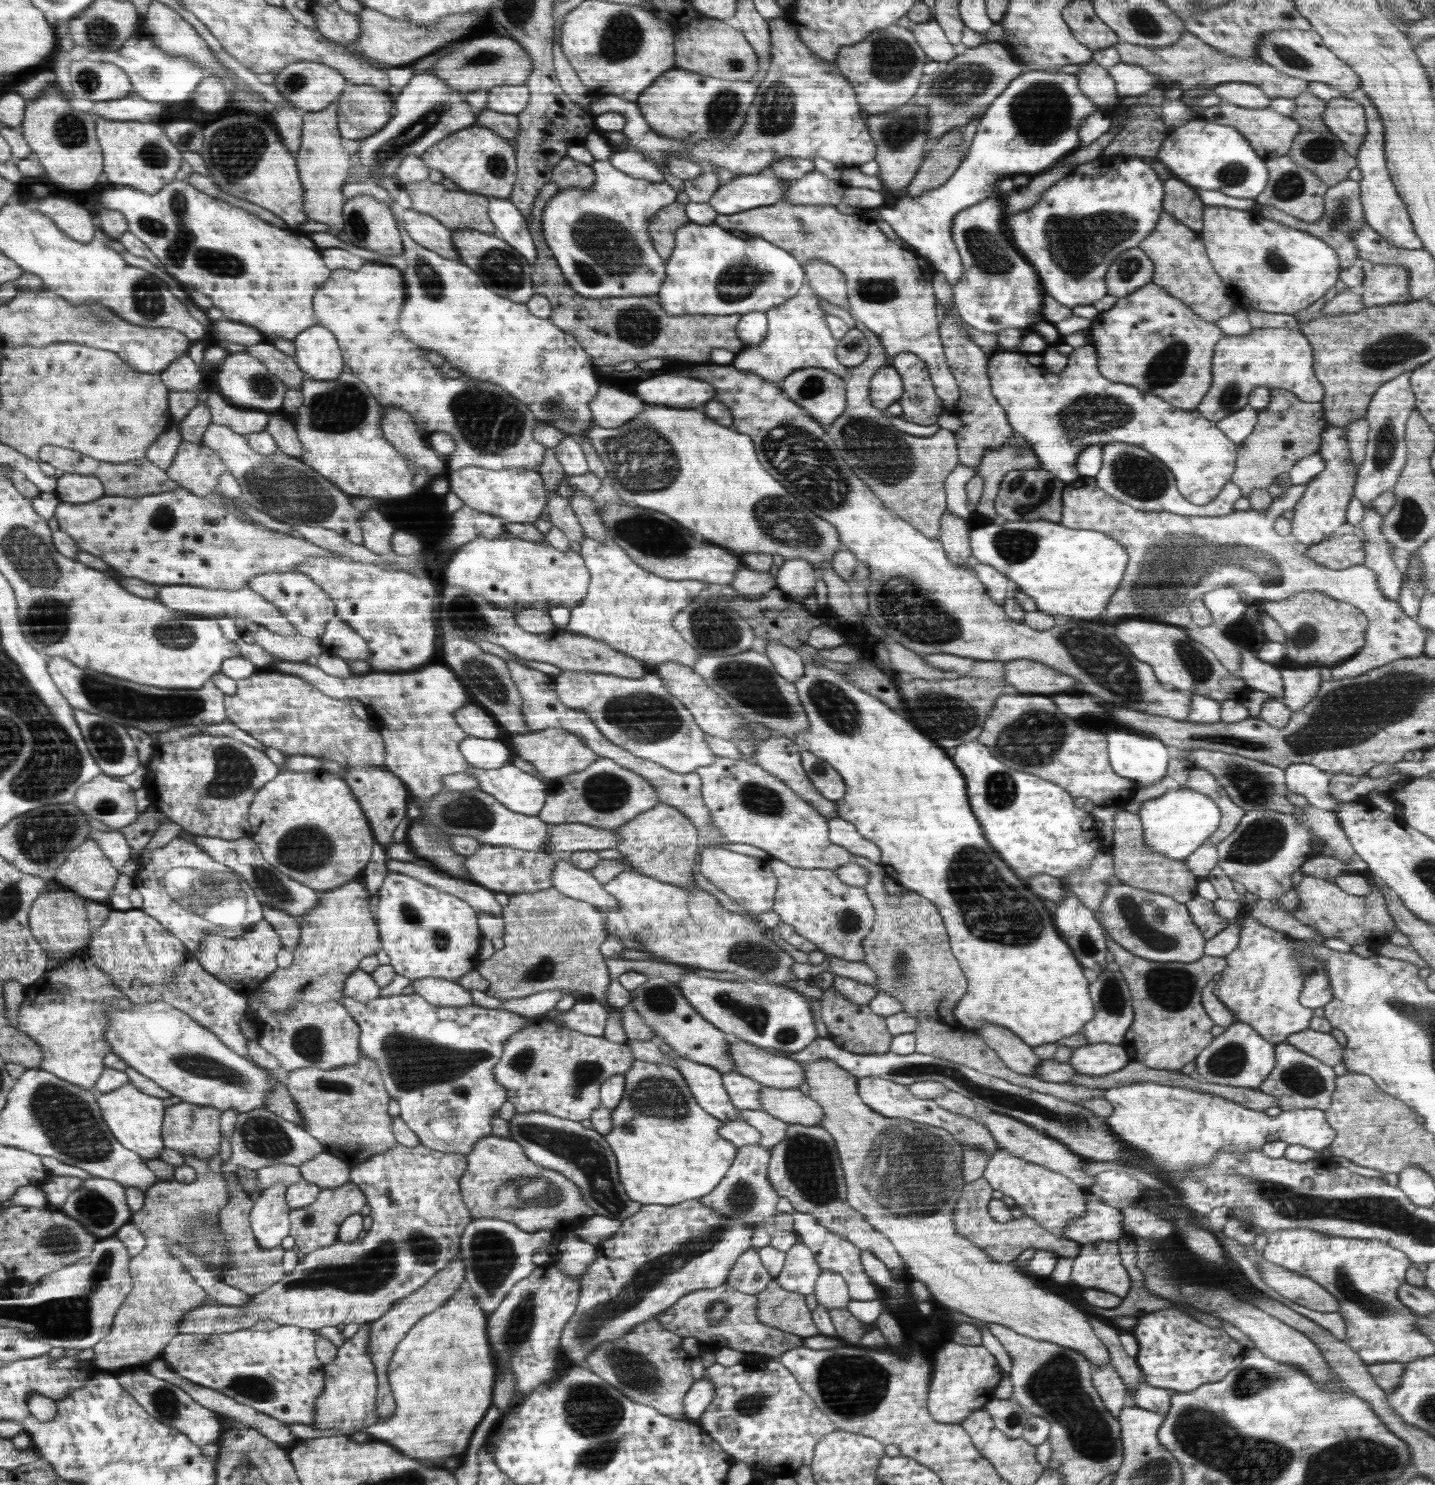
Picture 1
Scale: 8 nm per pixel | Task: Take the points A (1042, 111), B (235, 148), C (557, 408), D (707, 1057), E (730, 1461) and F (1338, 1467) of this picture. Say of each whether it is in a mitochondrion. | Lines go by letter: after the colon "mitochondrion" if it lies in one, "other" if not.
A: mitochondrion
B: mitochondrion
C: mitochondrion
D: other
E: other
F: mitochondrion

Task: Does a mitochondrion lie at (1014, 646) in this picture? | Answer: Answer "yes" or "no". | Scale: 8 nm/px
no

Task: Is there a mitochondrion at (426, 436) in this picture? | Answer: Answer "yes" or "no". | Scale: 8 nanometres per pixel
no

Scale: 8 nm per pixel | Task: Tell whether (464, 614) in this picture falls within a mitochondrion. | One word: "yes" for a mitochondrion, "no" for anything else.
yes

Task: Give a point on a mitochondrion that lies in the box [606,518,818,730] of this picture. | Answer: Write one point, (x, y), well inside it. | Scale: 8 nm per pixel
(751, 684)

